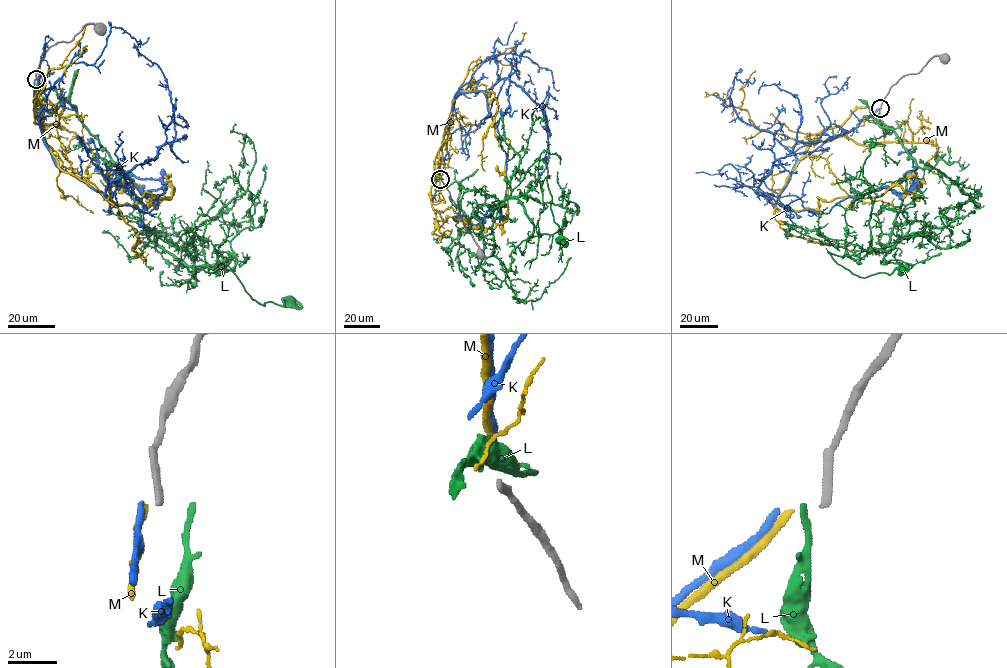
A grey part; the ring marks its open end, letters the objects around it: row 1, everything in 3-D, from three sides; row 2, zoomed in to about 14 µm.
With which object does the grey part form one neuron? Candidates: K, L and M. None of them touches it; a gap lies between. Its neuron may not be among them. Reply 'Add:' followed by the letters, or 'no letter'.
Add: M

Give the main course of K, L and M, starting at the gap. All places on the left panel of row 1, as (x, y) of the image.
K: (35, 79), (32, 110), (52, 159), (114, 204), (148, 213), (163, 184), (121, 170), (105, 178), (88, 143)
L: (39, 80), (42, 107), (67, 100), (127, 175), (151, 241), (195, 269), (229, 269), (263, 305), (290, 300)
M: (35, 80), (34, 114), (64, 171), (119, 204), (175, 189), (152, 202), (105, 170), (86, 177)

